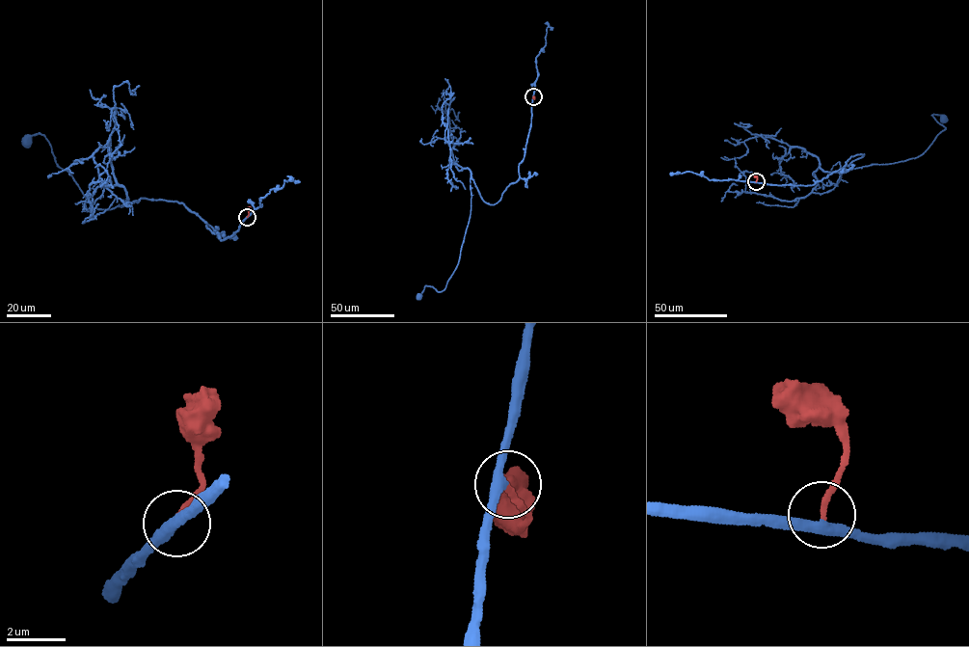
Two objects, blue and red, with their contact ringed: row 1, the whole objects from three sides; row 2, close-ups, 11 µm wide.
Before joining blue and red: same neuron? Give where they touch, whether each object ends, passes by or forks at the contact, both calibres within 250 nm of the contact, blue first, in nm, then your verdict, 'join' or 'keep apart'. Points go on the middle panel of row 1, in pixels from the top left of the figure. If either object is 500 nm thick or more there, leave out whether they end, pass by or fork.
(533, 96) | blue passes by | red ends | 320/170 nm | join

